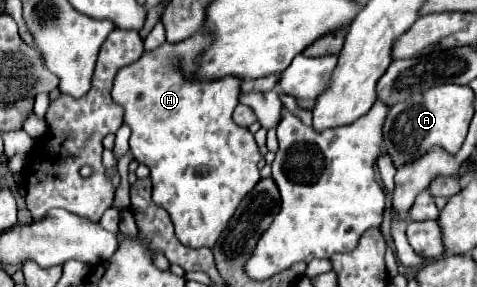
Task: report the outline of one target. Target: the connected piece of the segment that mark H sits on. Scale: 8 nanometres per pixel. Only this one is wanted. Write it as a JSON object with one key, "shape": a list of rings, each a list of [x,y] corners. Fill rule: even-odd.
{"shape":[[[194,34],[184,42],[166,42],[152,52],[144,52],[138,62],[132,62],[118,70],[112,88],[112,100],[124,108],[124,122],[132,130],[130,152],[134,154],[136,162],[150,168],[152,200],[170,214],[176,238],[190,248],[212,248],[216,244],[216,238],[226,228],[244,194],[248,194],[248,190],[258,184],[258,162],[262,160],[262,154],[250,130],[236,126],[232,120],[232,112],[240,96],[240,80],[228,76],[216,82],[190,82],[182,78],[182,74],[176,70],[178,60],[192,58],[194,50],[204,48],[208,42],[208,34]]]}

